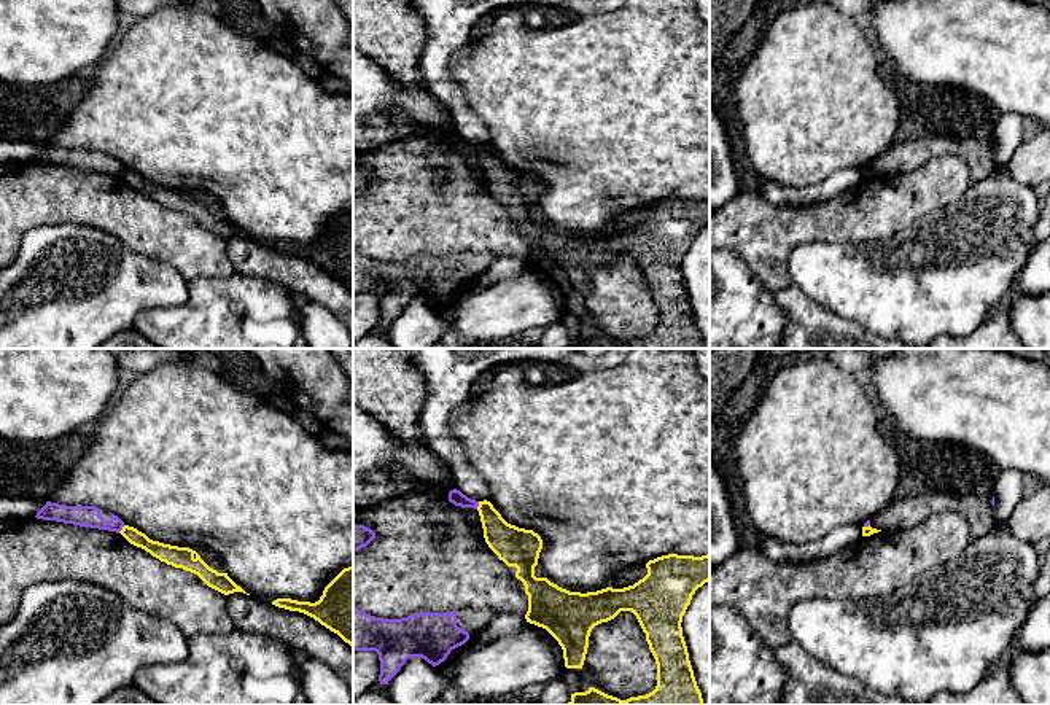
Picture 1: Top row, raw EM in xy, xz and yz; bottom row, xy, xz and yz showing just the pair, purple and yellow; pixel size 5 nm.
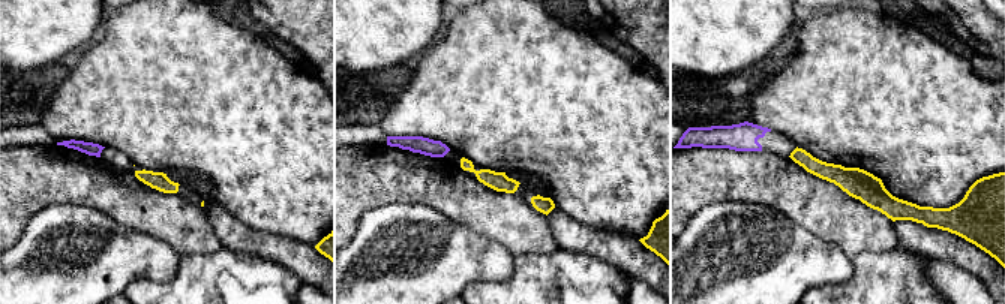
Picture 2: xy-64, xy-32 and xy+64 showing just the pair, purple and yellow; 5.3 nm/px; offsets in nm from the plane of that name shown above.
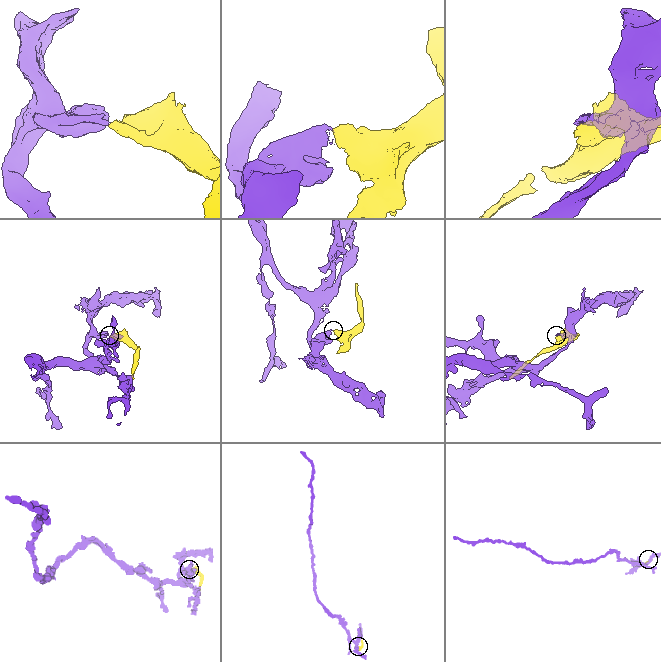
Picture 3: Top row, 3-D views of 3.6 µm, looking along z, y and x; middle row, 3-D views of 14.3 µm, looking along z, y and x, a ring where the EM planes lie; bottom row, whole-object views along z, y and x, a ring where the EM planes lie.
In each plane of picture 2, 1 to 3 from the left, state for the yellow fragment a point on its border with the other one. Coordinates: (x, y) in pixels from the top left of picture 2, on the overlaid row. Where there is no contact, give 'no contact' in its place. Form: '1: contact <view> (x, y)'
1: no contact
2: no contact
3: no contact

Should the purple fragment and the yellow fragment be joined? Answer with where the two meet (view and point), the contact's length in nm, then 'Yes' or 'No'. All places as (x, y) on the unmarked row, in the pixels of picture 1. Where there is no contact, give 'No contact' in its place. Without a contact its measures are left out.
Touches purple at xy (121, 172). Shared border 50 nm. No

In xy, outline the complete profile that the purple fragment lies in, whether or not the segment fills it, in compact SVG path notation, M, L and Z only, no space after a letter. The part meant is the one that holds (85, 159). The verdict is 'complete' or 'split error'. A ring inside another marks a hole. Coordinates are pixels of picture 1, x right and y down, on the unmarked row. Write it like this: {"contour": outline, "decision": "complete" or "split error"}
{"contour": "M46 145L35 161L119 177L124 166L115 158L111 158L108 166L105 166L100 154L102 153L95 150L67 150Z", "decision": "complete"}

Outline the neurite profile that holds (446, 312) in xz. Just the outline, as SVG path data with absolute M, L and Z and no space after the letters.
M482 272L476 277L469 277L469 283L465 288L452 293L450 298L447 299L447 302L434 310L436 315L444 323L450 323L455 318L457 310L461 307L461 304L466 298L487 288L487 278L488 278L487 272Z

